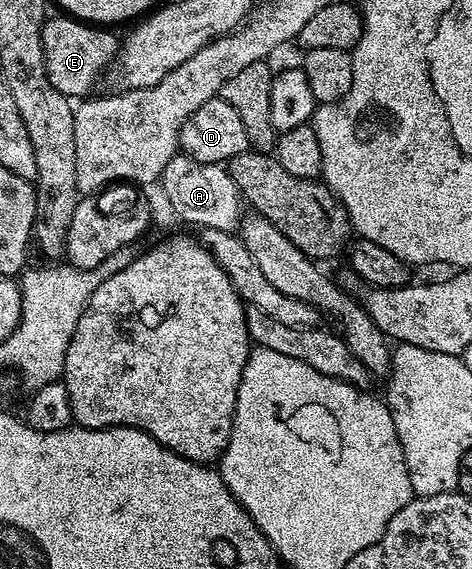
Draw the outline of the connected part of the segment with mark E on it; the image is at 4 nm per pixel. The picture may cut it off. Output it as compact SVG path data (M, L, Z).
M71 16L60 17L64 18L49 17L42 28L42 56L46 64L48 79L50 84L54 84L54 88L58 88L58 92L62 92L70 100L84 97L87 99L93 93L91 90L95 88L96 81L100 78L100 70L107 71L115 62L118 53L118 38L108 31L111 29L101 28L99 25L89 24Z

